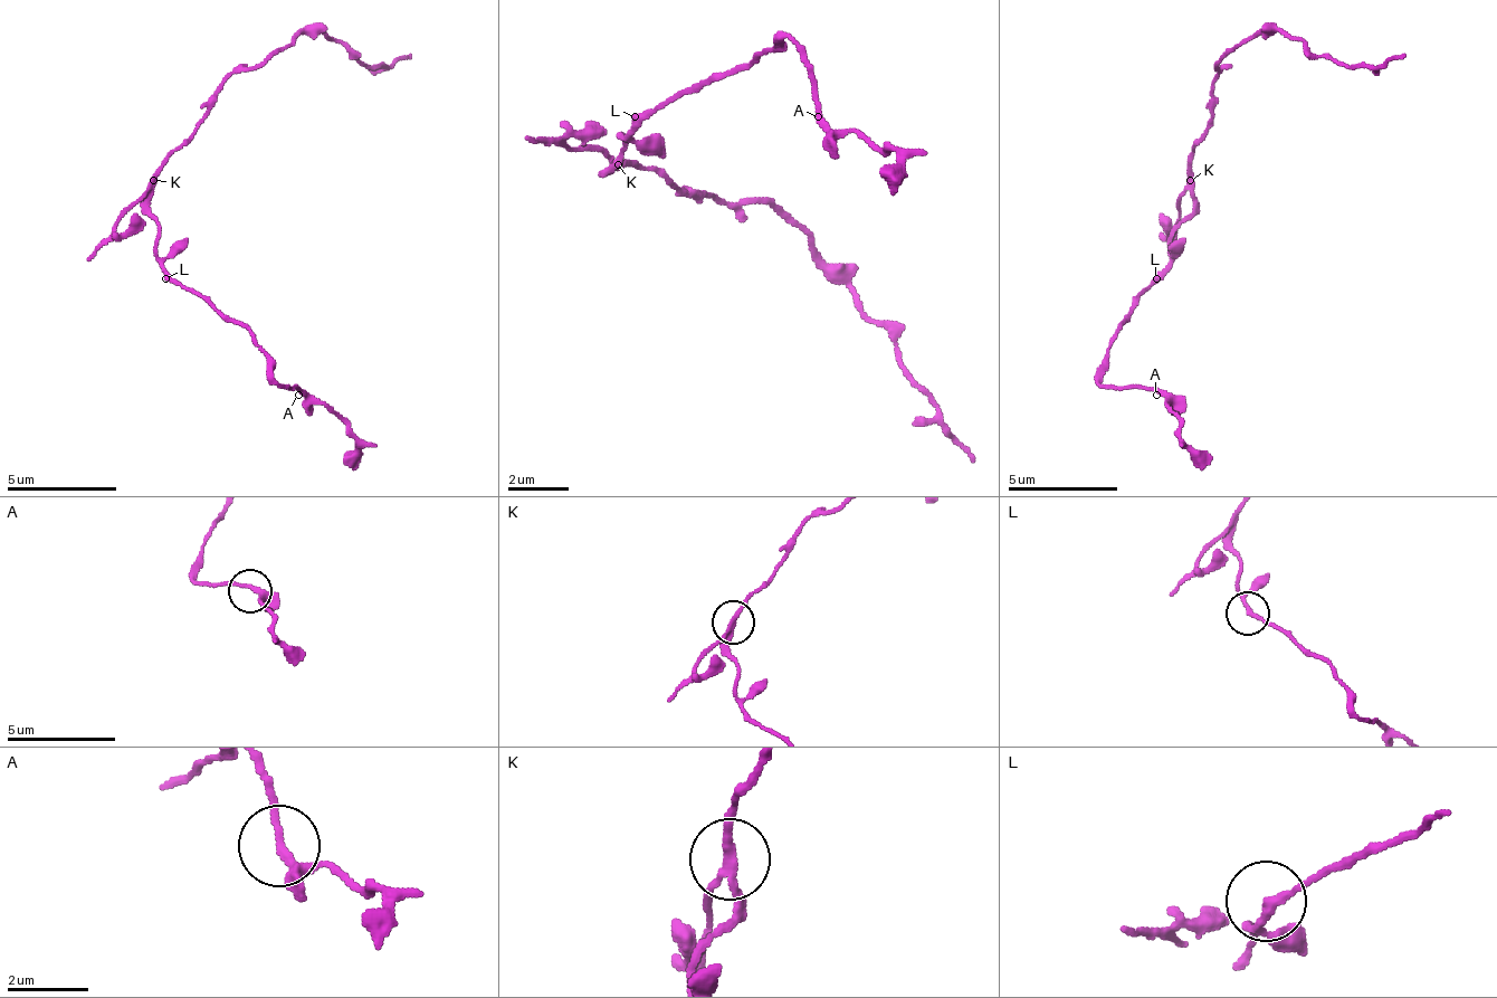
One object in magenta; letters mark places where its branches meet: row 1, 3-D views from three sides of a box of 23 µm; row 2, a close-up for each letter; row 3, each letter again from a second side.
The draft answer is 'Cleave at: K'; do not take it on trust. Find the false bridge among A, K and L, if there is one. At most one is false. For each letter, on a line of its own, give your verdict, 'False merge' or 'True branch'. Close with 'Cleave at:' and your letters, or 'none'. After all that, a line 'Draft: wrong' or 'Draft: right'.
A: True branch
K: False merge
L: True branch
Cleave at: K
Draft: right

